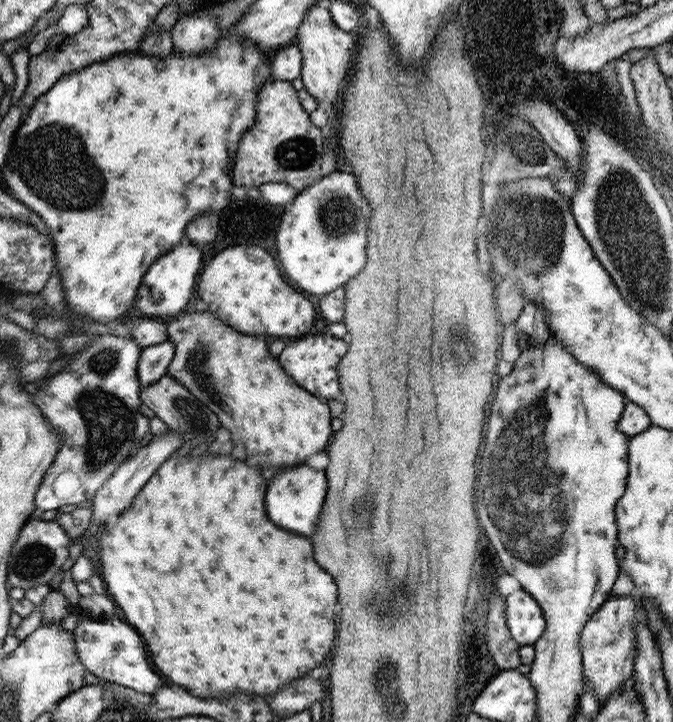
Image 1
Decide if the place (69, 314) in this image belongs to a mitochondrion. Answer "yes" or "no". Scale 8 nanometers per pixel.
no

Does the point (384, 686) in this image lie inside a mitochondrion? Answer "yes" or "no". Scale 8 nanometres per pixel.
yes

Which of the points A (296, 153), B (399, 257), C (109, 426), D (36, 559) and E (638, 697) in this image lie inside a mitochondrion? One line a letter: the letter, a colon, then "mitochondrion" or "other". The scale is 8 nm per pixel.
A: mitochondrion
B: other
C: mitochondrion
D: mitochondrion
E: other

